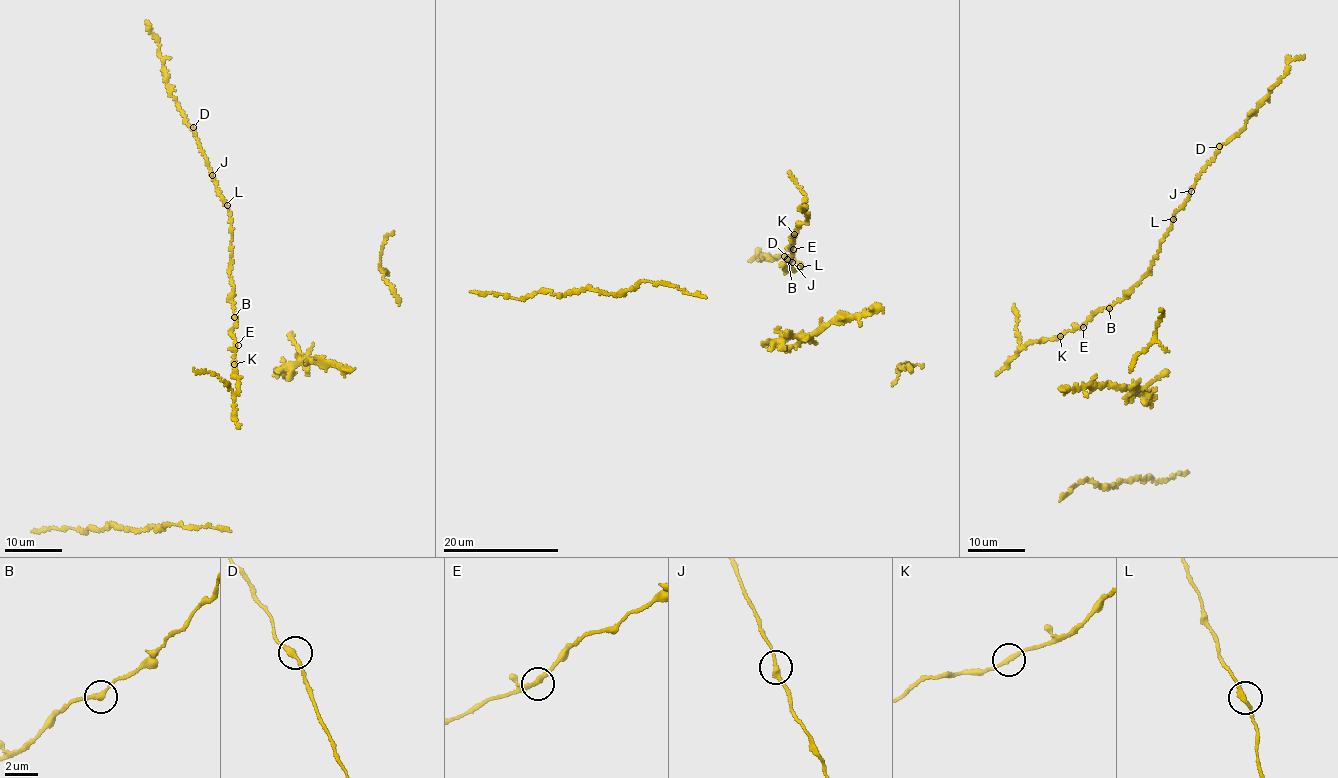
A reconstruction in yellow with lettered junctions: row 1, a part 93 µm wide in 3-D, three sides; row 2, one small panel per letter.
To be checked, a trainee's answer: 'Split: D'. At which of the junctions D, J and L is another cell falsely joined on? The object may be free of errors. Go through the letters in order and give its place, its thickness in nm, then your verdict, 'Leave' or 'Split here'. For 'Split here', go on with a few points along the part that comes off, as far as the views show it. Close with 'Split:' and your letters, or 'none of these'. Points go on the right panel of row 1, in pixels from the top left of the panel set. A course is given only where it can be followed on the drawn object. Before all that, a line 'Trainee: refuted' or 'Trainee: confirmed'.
Trainee: refuted
D: Place: (1219, 146). Thickness 280 nm. Leave
J: Place: (1191, 191). Thickness 240 nm. Leave
L: Place: (1173, 219). Thickness 260 nm. Leave
Split: none of these

